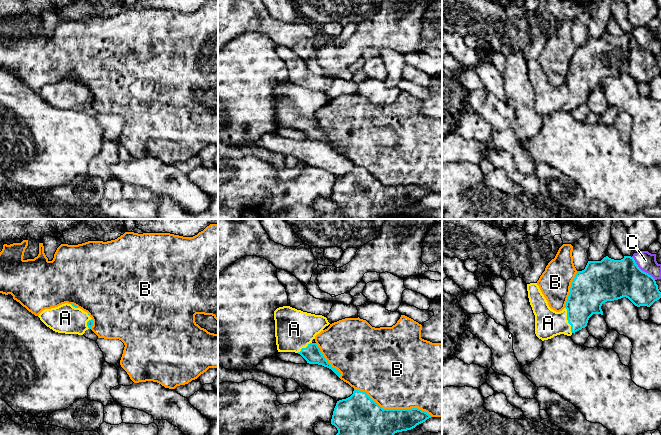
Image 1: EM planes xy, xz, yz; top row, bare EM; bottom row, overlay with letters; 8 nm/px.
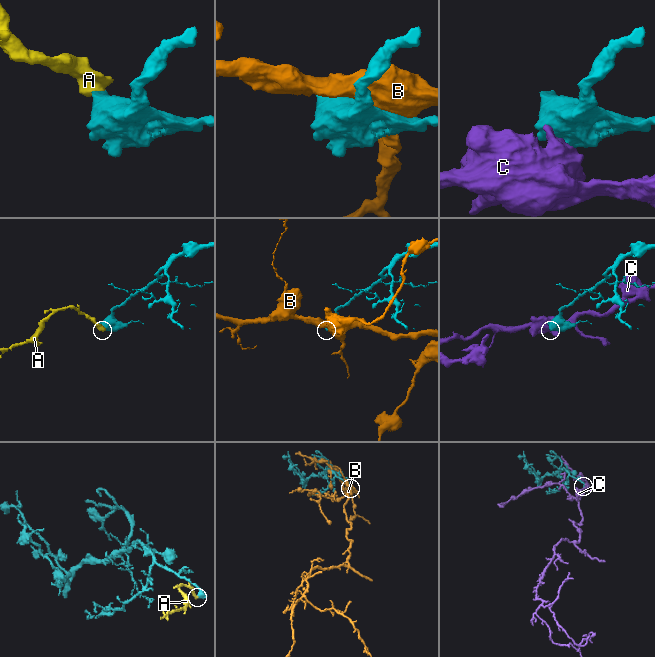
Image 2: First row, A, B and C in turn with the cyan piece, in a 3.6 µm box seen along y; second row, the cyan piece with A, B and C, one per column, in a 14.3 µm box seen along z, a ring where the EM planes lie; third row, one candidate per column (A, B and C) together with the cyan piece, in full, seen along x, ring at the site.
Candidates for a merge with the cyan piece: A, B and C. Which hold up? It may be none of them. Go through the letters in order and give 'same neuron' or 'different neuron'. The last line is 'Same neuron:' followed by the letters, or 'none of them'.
A: same neuron
B: different neuron
C: different neuron
Same neuron: A

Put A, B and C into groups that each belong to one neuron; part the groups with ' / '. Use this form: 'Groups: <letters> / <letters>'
Groups: A / B / C

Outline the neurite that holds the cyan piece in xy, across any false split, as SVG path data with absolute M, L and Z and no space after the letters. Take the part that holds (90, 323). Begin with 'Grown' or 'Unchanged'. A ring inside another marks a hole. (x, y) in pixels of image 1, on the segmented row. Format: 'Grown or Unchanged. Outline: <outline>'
Grown. Outline: M68 303L45 309L38 317L47 327L58 333L83 335L93 326L93 320L87 312Z

